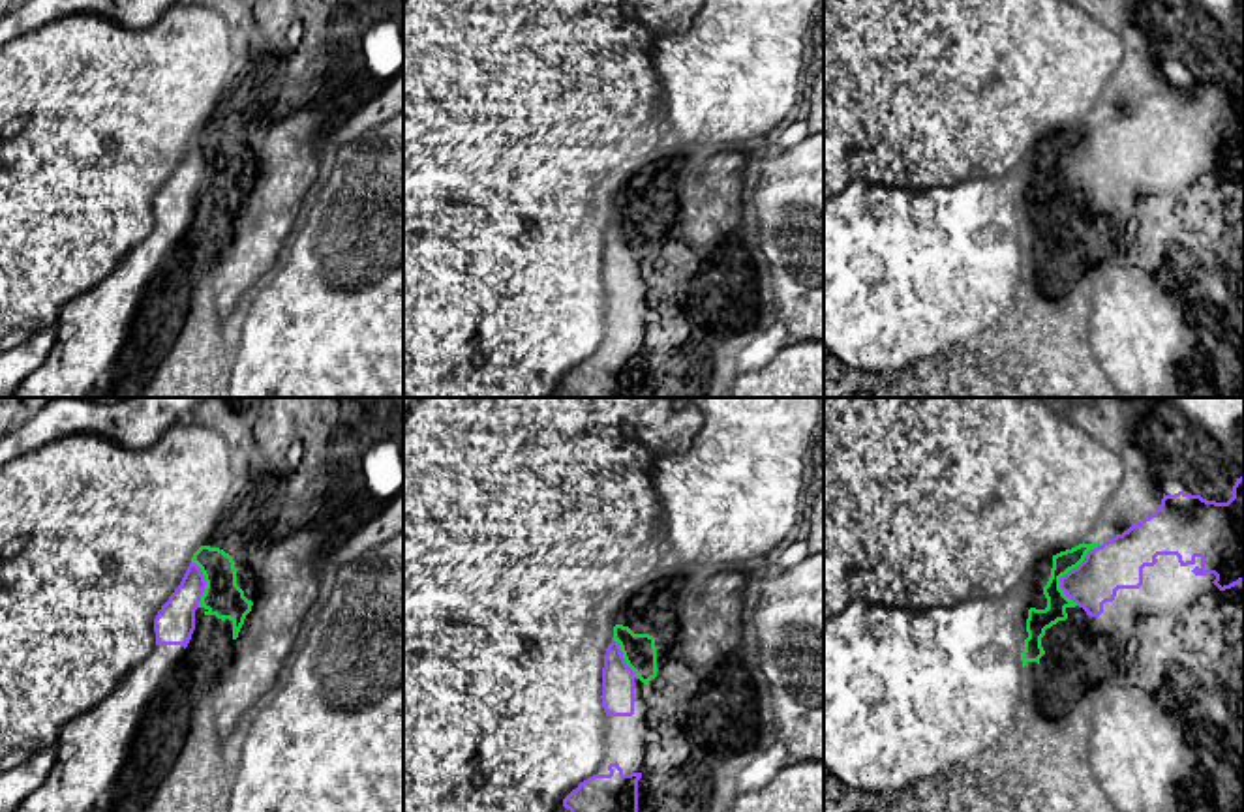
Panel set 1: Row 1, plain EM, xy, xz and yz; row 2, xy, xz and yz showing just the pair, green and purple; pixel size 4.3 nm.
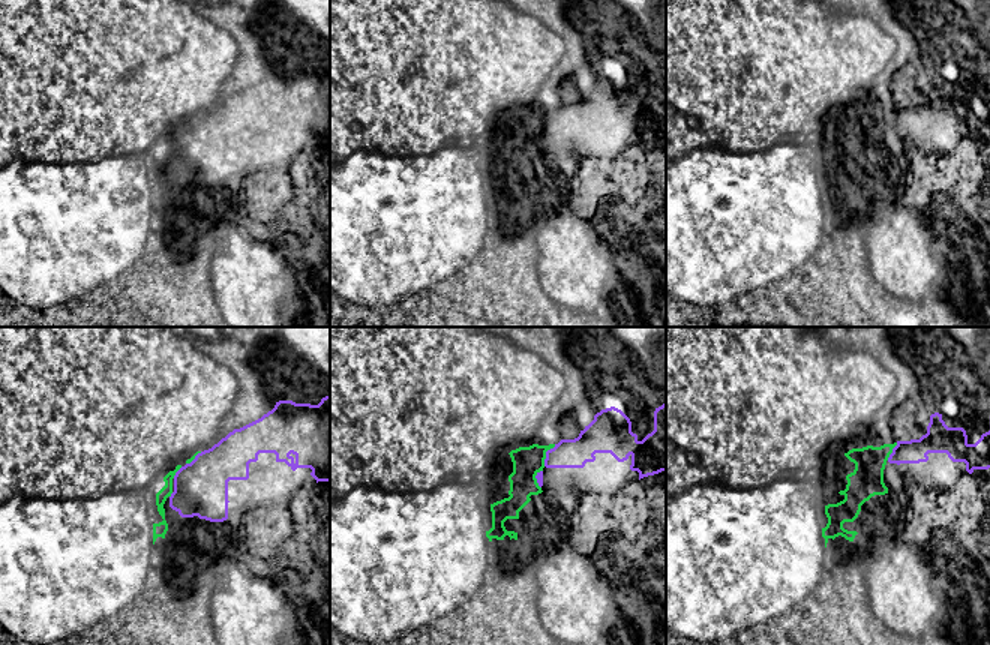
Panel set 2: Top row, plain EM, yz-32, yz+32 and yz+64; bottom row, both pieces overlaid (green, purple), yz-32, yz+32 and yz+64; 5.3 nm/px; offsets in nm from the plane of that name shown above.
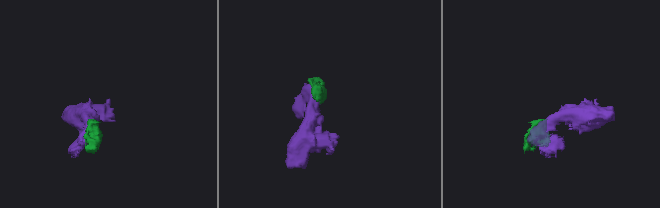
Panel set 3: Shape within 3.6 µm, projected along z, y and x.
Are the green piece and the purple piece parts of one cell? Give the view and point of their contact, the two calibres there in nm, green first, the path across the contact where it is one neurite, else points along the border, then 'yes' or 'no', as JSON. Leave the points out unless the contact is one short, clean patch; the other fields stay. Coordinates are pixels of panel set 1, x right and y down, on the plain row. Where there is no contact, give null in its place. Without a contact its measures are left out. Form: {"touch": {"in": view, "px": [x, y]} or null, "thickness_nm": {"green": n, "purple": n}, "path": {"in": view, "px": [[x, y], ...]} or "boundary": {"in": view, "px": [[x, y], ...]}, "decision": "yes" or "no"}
{"touch": {"in": "yz", "px": [1068, 150]}, "thickness_nm": {"green": 100, "purple": 220}, "boundary": {"in": "yz", "px": [[1102, 124], [1094, 126], [1061, 158], [1061, 169], [1076, 184]]}, "decision": "no"}

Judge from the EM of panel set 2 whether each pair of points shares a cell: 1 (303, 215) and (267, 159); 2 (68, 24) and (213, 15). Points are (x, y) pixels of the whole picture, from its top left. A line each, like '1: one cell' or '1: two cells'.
1: two cells
2: two cells

